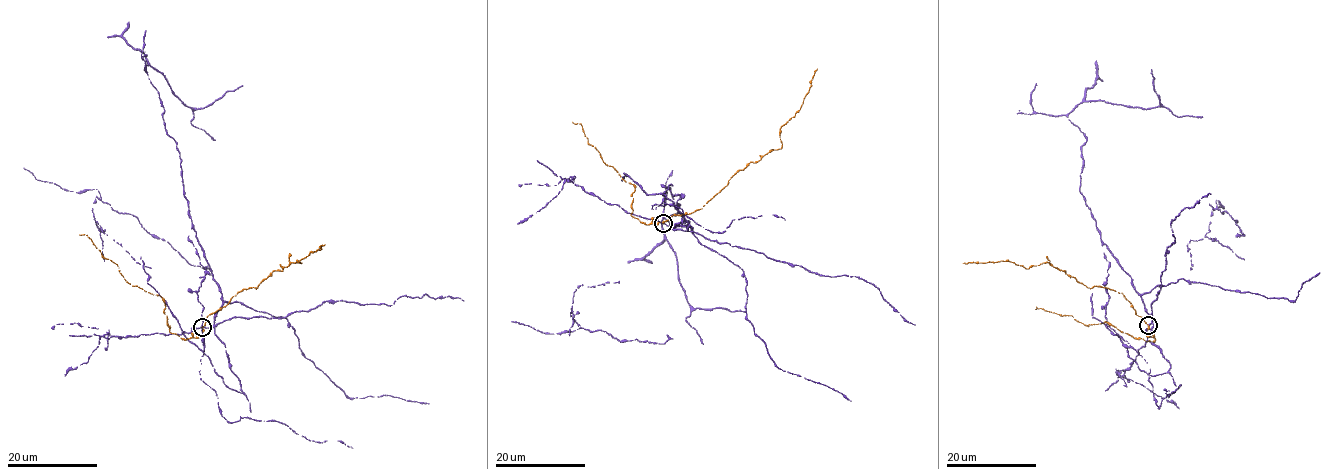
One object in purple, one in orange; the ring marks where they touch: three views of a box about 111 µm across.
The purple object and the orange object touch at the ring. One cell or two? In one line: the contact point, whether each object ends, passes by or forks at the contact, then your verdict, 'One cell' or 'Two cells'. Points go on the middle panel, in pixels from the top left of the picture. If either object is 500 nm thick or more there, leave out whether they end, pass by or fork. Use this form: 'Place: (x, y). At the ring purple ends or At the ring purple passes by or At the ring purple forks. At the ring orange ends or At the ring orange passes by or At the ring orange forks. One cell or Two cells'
Place: (663, 223). At the ring purple passes by. At the ring orange ends. Two cells

